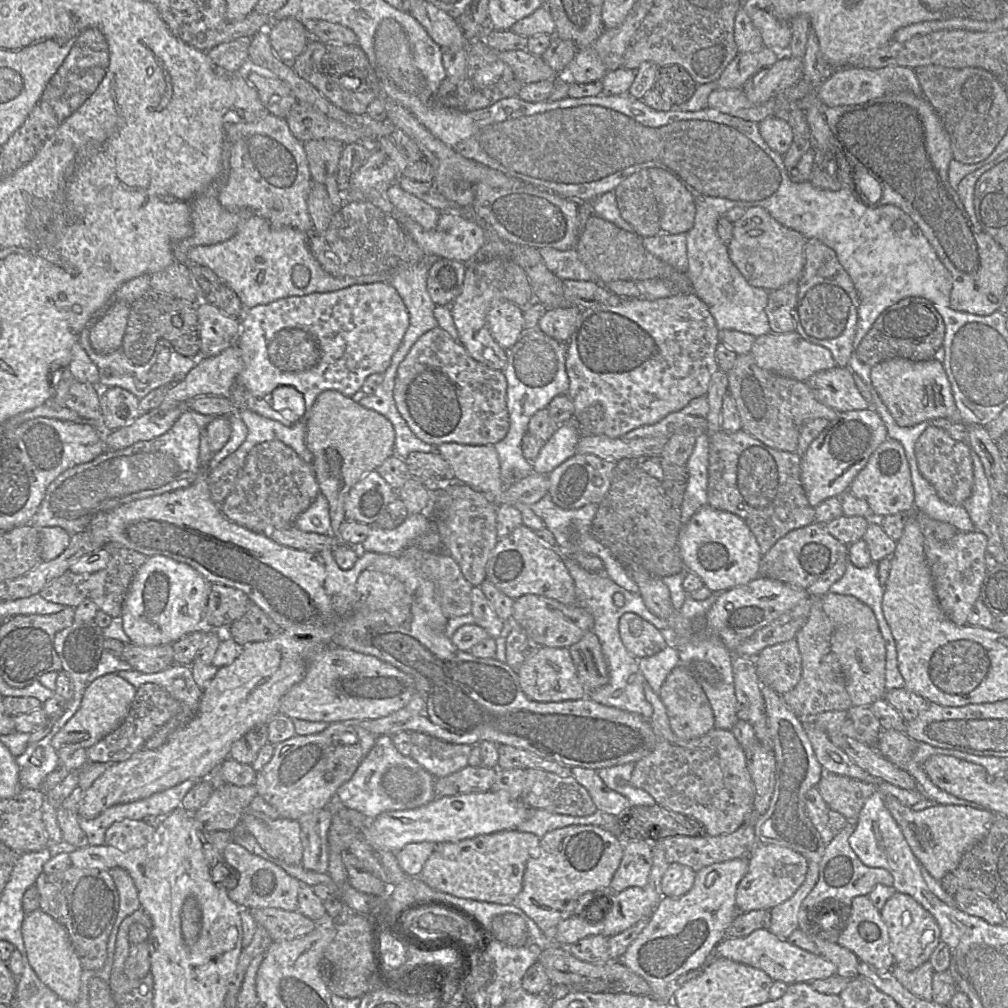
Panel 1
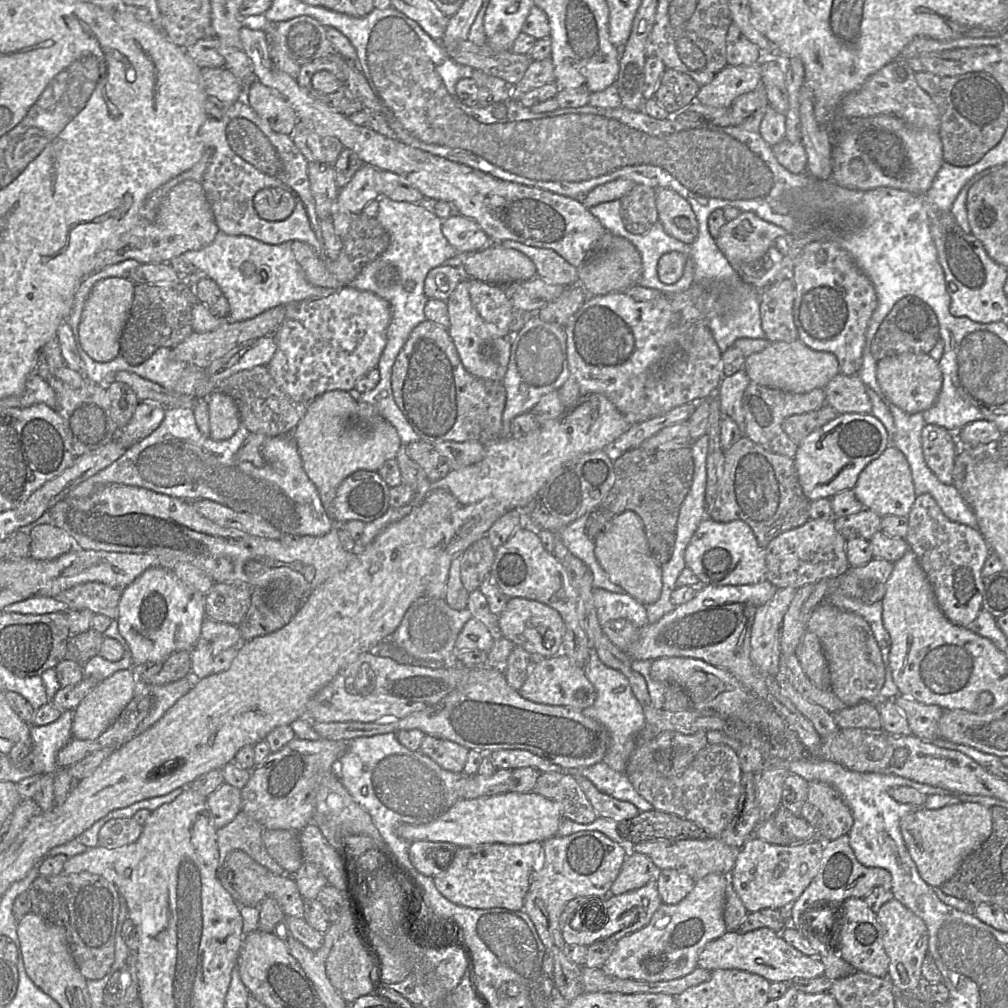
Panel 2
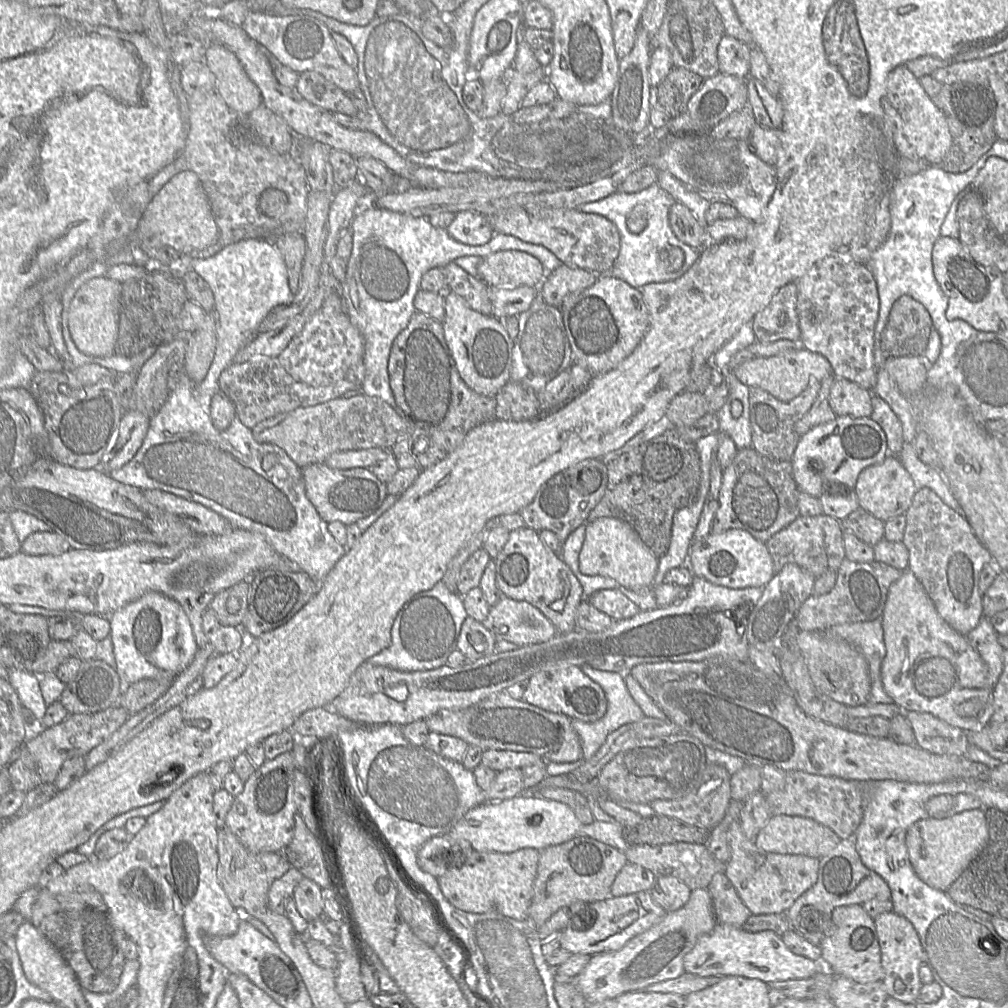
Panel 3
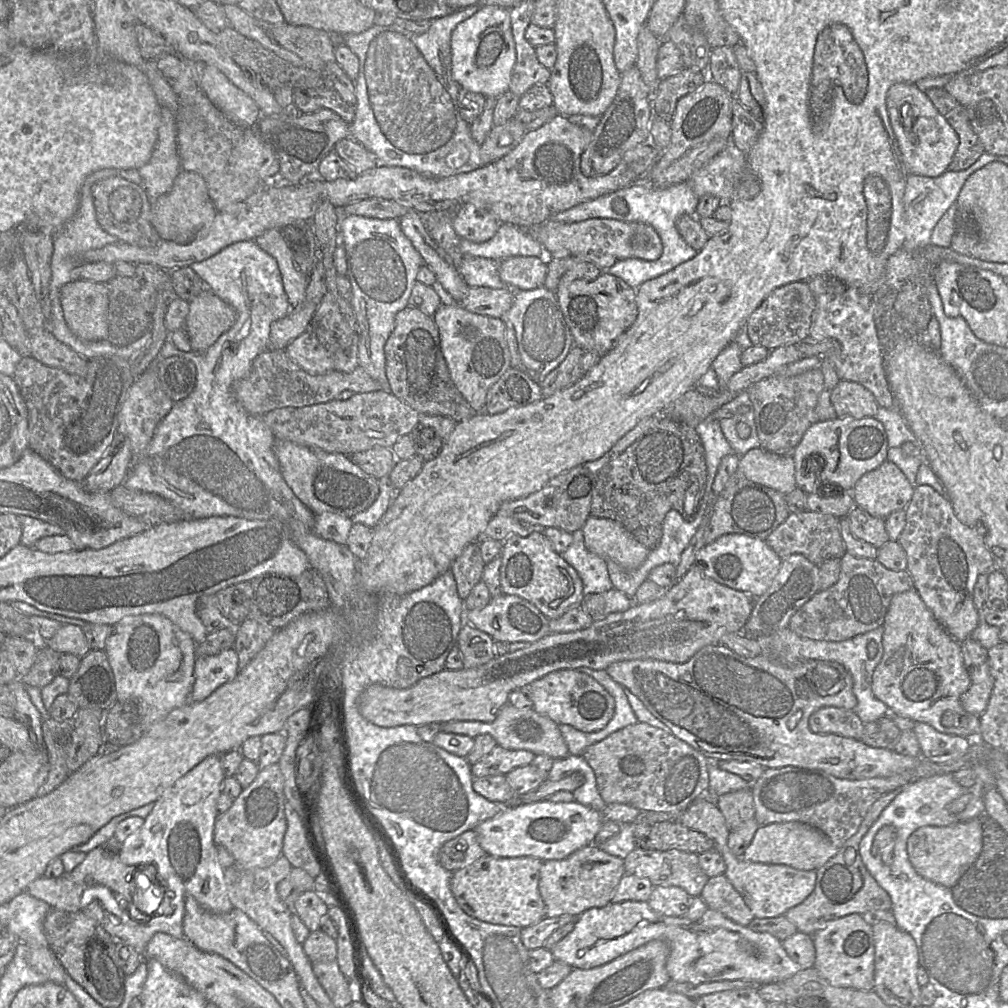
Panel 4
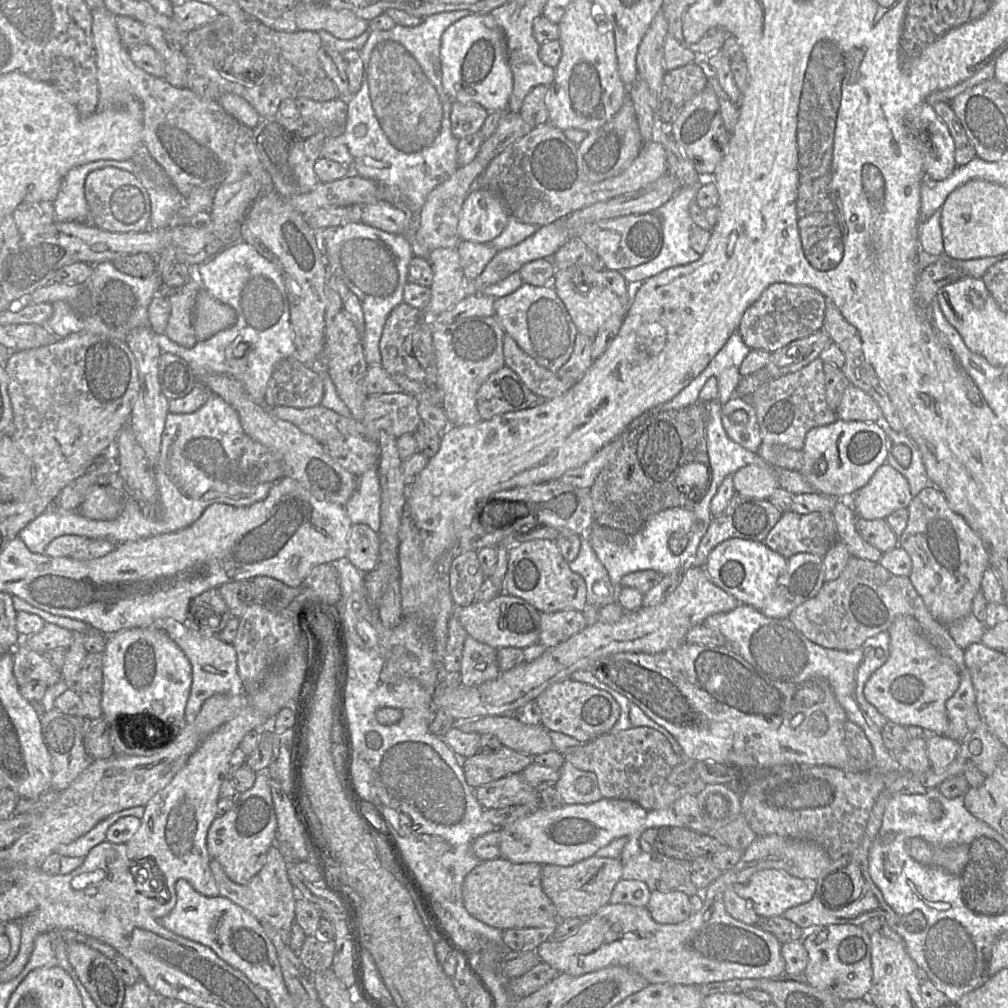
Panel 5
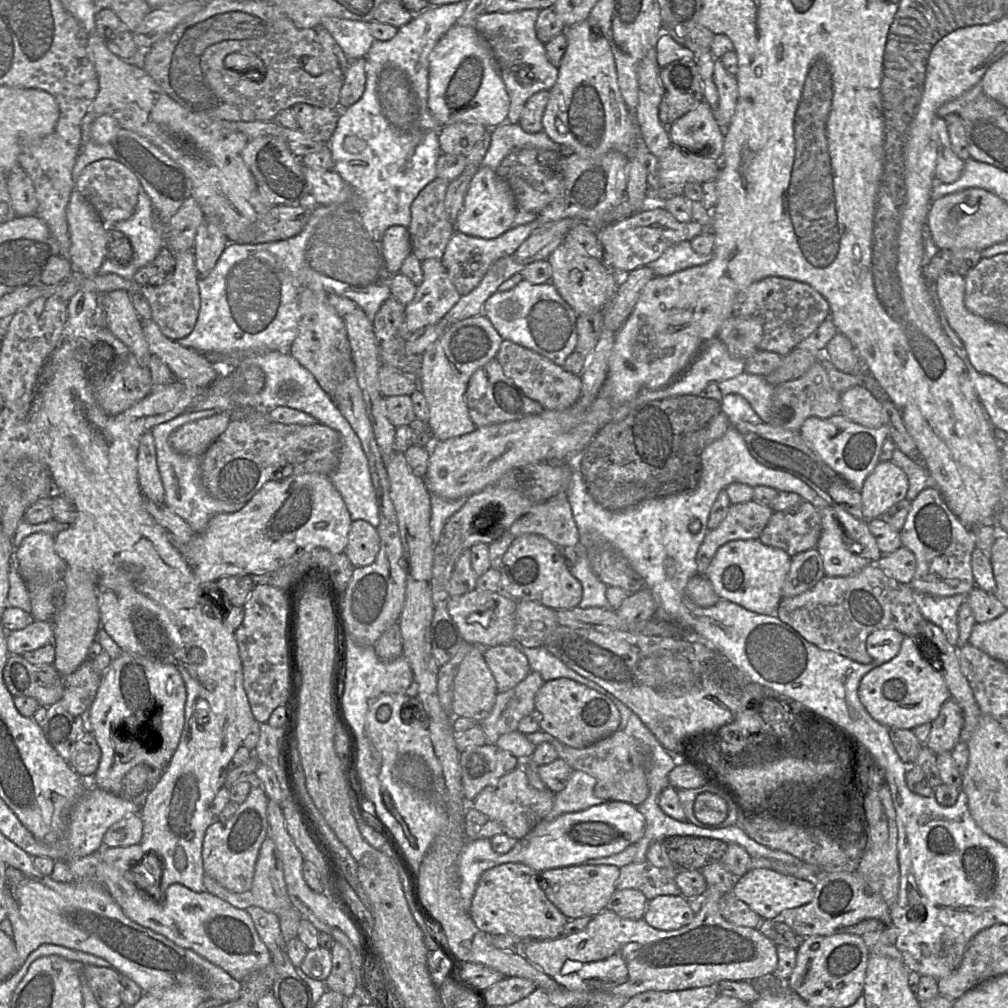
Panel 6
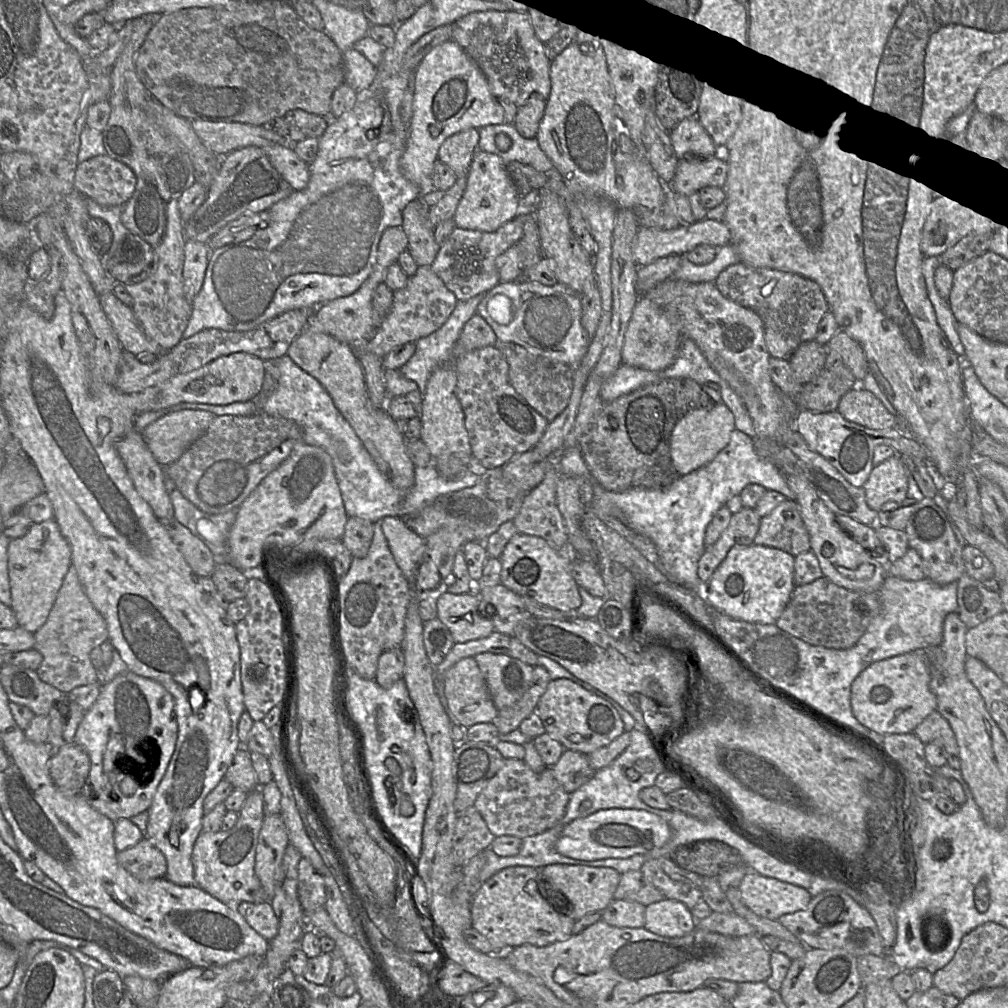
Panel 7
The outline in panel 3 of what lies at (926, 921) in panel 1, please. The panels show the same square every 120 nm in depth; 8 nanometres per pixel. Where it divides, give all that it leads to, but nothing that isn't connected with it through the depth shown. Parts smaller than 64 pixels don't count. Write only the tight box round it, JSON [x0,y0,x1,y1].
[874,911,922,1004]

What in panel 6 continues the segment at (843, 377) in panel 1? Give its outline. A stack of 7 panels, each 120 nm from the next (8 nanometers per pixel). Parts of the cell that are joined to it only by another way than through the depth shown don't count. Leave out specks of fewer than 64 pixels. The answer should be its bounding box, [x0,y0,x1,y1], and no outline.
[840,385,886,428]

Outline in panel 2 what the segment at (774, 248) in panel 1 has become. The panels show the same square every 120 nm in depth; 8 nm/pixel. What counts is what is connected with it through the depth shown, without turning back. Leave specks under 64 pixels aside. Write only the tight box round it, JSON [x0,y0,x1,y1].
[716,212,791,277]

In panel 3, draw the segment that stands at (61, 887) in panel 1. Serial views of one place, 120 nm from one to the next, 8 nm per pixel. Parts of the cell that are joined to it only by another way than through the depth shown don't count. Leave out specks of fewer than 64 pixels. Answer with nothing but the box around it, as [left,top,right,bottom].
[30,886,126,994]

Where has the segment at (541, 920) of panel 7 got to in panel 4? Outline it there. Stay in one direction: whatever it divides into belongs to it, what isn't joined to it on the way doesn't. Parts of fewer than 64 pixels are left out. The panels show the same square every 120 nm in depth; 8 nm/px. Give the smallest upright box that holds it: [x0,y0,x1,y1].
[450,854,546,929]

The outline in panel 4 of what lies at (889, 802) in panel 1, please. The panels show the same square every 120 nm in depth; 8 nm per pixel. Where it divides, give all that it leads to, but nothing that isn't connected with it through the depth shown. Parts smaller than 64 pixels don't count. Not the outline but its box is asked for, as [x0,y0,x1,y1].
[907,819,982,889]

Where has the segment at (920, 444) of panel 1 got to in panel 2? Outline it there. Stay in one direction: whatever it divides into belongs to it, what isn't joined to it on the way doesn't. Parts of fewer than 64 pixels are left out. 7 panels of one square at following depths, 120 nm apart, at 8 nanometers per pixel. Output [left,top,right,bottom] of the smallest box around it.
[922,424,960,484]

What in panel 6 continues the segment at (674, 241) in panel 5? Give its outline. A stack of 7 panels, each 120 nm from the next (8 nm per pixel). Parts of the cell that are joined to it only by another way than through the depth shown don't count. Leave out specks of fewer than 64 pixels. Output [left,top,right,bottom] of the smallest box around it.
[647,240,713,276]

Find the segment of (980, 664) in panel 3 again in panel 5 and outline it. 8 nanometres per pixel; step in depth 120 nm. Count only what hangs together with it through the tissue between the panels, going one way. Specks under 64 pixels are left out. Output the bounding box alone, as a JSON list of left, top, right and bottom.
[865,617,960,736]

